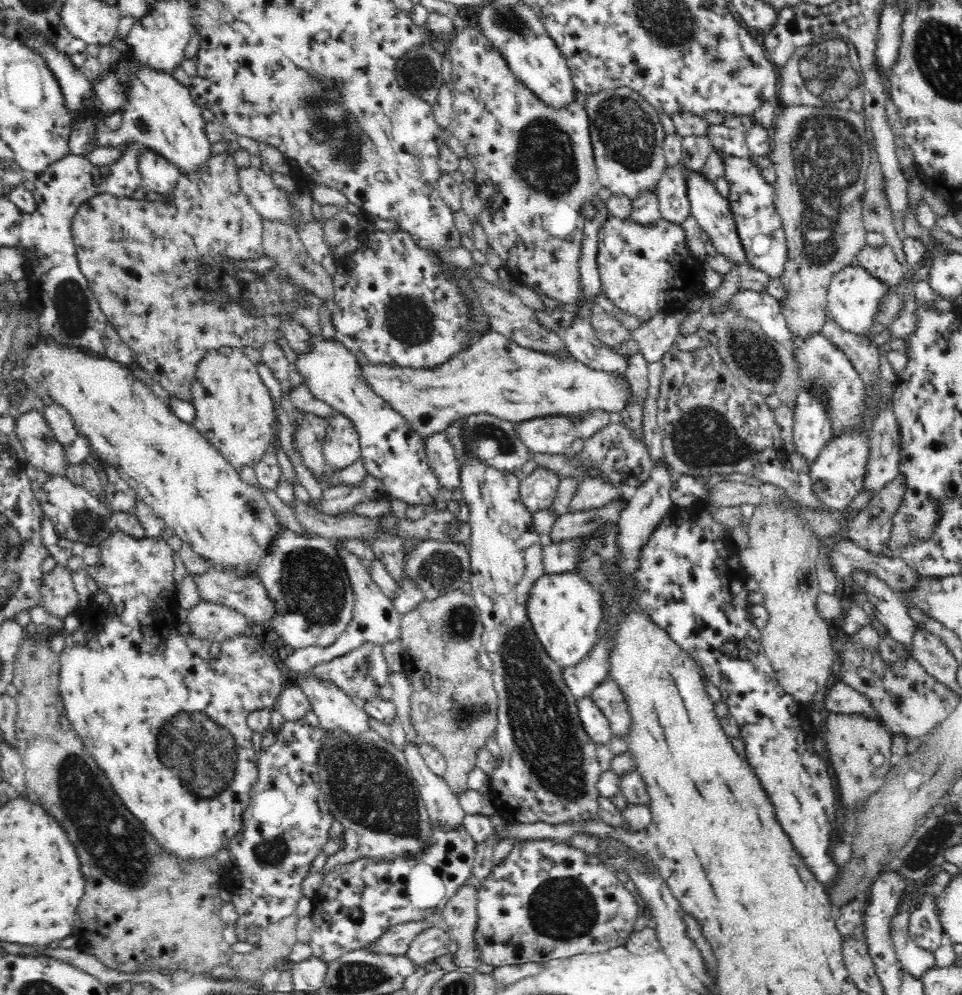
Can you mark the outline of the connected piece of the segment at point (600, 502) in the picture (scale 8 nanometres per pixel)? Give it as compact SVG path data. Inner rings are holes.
M584 476L580 486L570 501L570 512L584 512L606 506L612 499L629 495L630 491L620 486L613 486L597 477Z

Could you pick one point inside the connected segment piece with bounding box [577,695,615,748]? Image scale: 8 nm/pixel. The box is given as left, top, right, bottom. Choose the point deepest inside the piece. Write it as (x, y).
(595, 722)

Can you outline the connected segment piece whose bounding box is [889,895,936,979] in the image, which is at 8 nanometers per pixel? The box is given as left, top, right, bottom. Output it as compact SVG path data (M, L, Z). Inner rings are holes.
M906 895L899 902L899 909L891 920L889 934L904 970L910 976L920 979L930 968L936 967L936 960L934 959L934 951L923 949L909 935L907 926L910 906L912 906L912 899Z

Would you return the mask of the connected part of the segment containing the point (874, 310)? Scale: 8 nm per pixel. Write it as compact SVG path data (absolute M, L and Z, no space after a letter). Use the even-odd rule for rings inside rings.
M853 264L836 272L832 278L827 294L827 309L832 318L848 333L862 337L875 337L873 335L874 316L878 313L880 302L888 298L896 287L884 283L868 272L865 268Z

